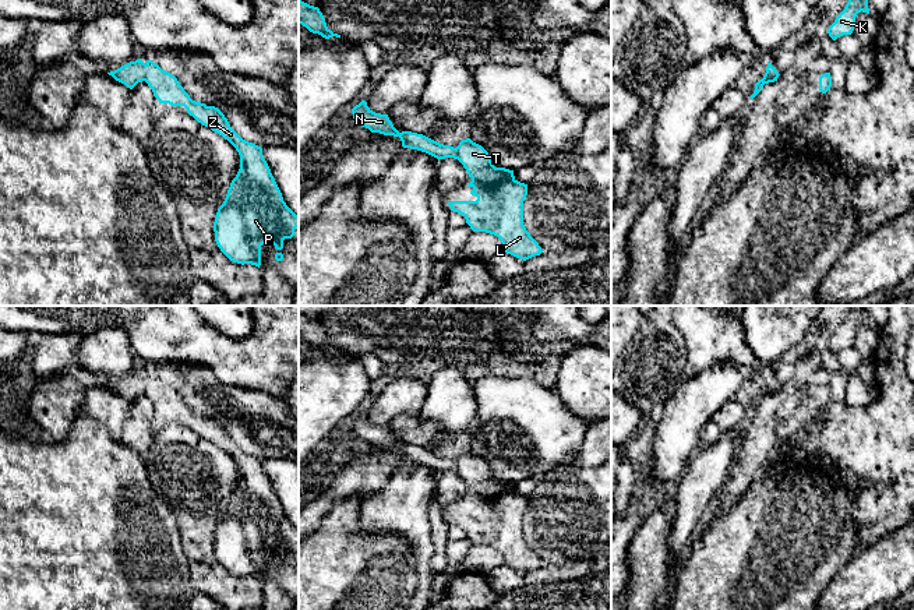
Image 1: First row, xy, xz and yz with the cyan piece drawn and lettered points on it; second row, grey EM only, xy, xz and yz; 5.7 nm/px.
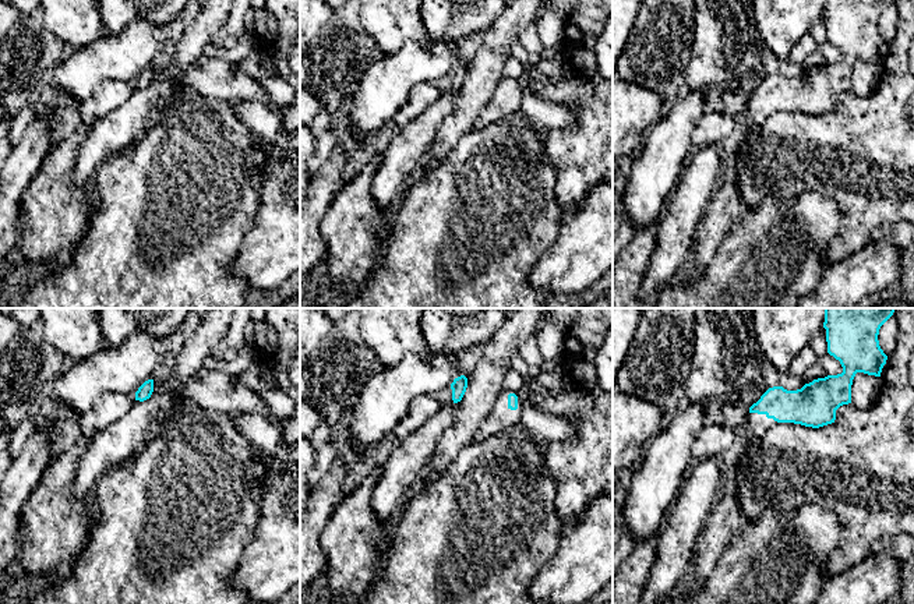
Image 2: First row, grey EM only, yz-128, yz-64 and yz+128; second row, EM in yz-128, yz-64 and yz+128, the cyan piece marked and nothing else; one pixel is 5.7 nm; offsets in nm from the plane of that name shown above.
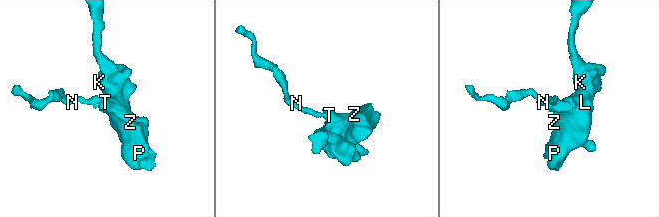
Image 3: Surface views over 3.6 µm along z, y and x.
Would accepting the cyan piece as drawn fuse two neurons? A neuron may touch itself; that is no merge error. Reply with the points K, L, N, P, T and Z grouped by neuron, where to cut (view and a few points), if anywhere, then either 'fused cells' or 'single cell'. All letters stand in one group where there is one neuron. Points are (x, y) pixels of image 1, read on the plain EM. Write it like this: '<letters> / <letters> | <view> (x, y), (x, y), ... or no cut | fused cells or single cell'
K L N P T Z | no cut | single cell

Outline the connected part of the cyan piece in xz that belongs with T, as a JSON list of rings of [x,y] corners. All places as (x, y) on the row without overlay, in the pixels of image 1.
[[[361,413],[352,422],[354,434],[368,441],[371,445],[380,445],[384,448],[399,449],[403,461],[417,462],[426,465],[434,470],[445,472],[454,470],[458,472],[466,482],[469,490],[472,491],[467,496],[473,503],[472,508],[476,508],[476,514],[451,514],[448,518],[451,523],[458,525],[465,529],[466,536],[473,544],[486,544],[497,549],[501,556],[504,565],[511,567],[523,574],[540,568],[543,565],[539,556],[530,549],[523,537],[523,514],[527,508],[527,497],[520,496],[515,491],[514,483],[505,480],[495,480],[491,475],[488,465],[479,456],[473,455],[470,451],[462,452],[456,461],[451,458],[440,456],[423,447],[402,444],[399,445],[388,427],[381,427],[373,424],[366,413]]]

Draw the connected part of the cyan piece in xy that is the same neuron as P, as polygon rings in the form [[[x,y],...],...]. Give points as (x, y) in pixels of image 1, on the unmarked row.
[[[141,371],[107,385],[133,402],[145,394],[159,416],[184,419],[198,436],[227,452],[240,468],[240,482],[218,521],[213,544],[220,564],[233,575],[260,581],[261,558],[274,557],[276,574],[283,572],[283,553],[294,549],[299,529],[286,518],[264,472],[262,461],[243,452],[215,419],[195,415],[177,391],[156,375]]]

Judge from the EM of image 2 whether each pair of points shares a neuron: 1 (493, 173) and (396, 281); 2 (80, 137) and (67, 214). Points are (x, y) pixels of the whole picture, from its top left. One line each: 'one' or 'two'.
1: one
2: one

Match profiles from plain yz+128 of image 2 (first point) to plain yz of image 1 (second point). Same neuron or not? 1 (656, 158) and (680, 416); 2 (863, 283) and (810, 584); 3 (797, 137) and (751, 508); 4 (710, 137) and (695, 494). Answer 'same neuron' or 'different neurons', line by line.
1: same neuron
2: different neurons
3: different neurons
4: different neurons

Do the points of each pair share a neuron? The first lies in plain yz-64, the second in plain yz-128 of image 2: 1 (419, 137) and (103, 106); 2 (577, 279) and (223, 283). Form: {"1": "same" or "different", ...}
{"1": "different", "2": "different"}

